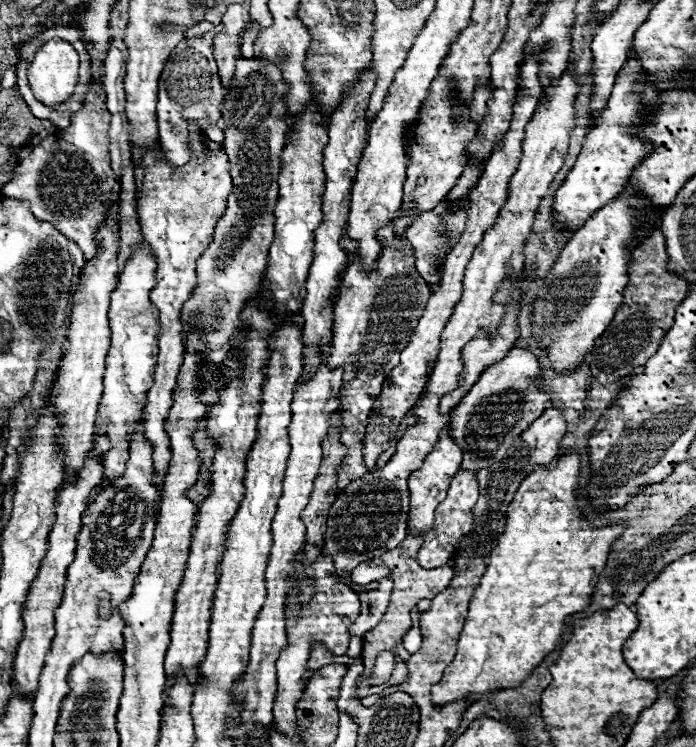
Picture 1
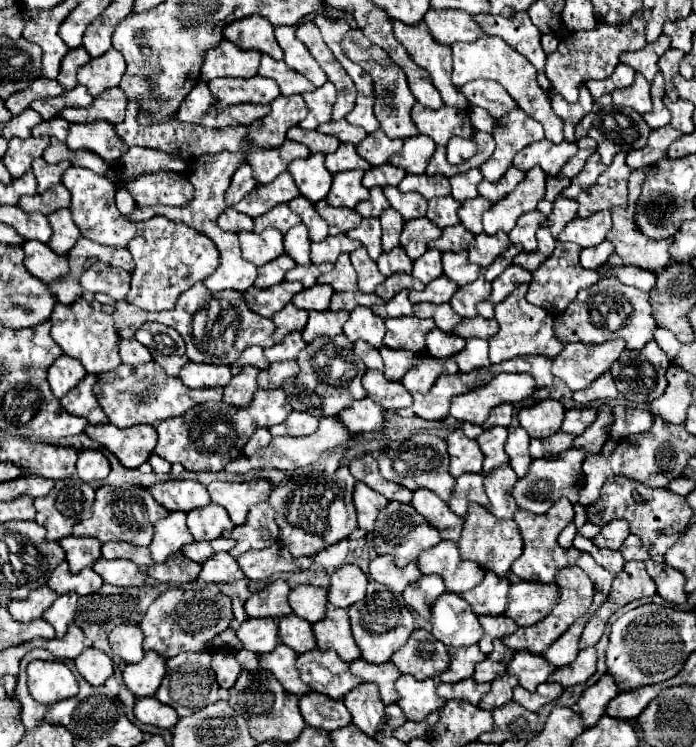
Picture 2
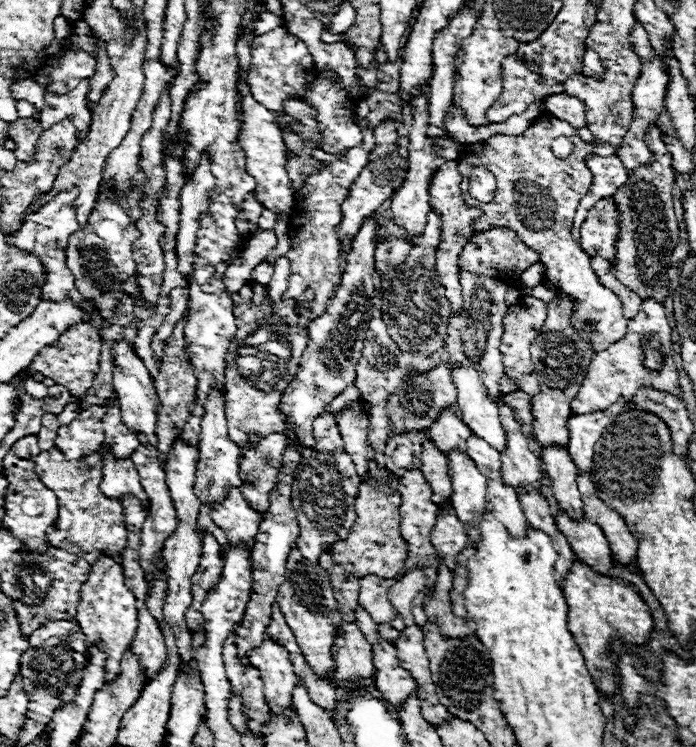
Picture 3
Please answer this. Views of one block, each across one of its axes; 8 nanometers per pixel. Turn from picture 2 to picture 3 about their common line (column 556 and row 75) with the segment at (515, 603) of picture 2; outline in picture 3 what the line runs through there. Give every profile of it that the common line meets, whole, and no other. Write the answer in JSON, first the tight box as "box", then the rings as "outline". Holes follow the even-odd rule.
{"box":[582,50,604,78],"outline":[[[592,50],[584,52],[584,68],[582,68],[582,72],[584,72],[584,76],[596,76],[596,78],[600,78],[604,74],[604,66],[600,64],[600,58]]]}

